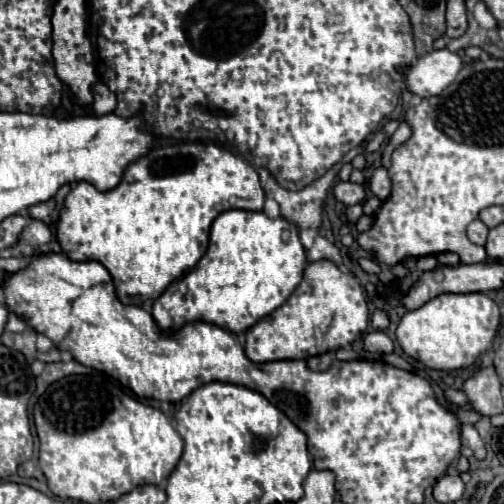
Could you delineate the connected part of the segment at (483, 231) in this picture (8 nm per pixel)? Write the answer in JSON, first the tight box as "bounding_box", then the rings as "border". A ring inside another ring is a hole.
{"bounding_box":[468,220,488,246],"border":[[[474,220],[470,226],[468,226],[468,238],[478,244],[478,246],[484,246],[486,244],[486,238],[488,238],[488,226],[484,226],[480,220]]]}

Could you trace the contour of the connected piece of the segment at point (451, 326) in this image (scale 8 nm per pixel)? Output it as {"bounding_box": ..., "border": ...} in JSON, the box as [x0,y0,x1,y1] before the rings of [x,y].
{"bounding_box":[396,294,500,370],"border":[[[440,294],[424,306],[402,316],[396,340],[414,360],[434,370],[458,370],[472,366],[492,348],[500,328],[500,308],[486,294]]]}

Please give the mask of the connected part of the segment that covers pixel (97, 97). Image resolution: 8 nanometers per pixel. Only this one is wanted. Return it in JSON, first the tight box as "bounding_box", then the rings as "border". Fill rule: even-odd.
{"bounding_box":[92,82,116,114],"border":[[[98,82],[94,86],[94,102],[92,102],[92,110],[94,114],[108,114],[114,112],[116,108],[116,94],[112,94],[112,90],[108,90],[108,86],[104,86],[102,82]]]}

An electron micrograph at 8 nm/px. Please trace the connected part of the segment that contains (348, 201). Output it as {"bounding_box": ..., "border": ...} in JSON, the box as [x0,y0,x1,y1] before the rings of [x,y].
{"bounding_box":[334,182,366,206],"border":[[[338,182],[334,186],[334,196],[342,204],[352,206],[352,204],[362,204],[366,200],[366,190],[364,190],[364,186],[354,184],[354,182]]]}

